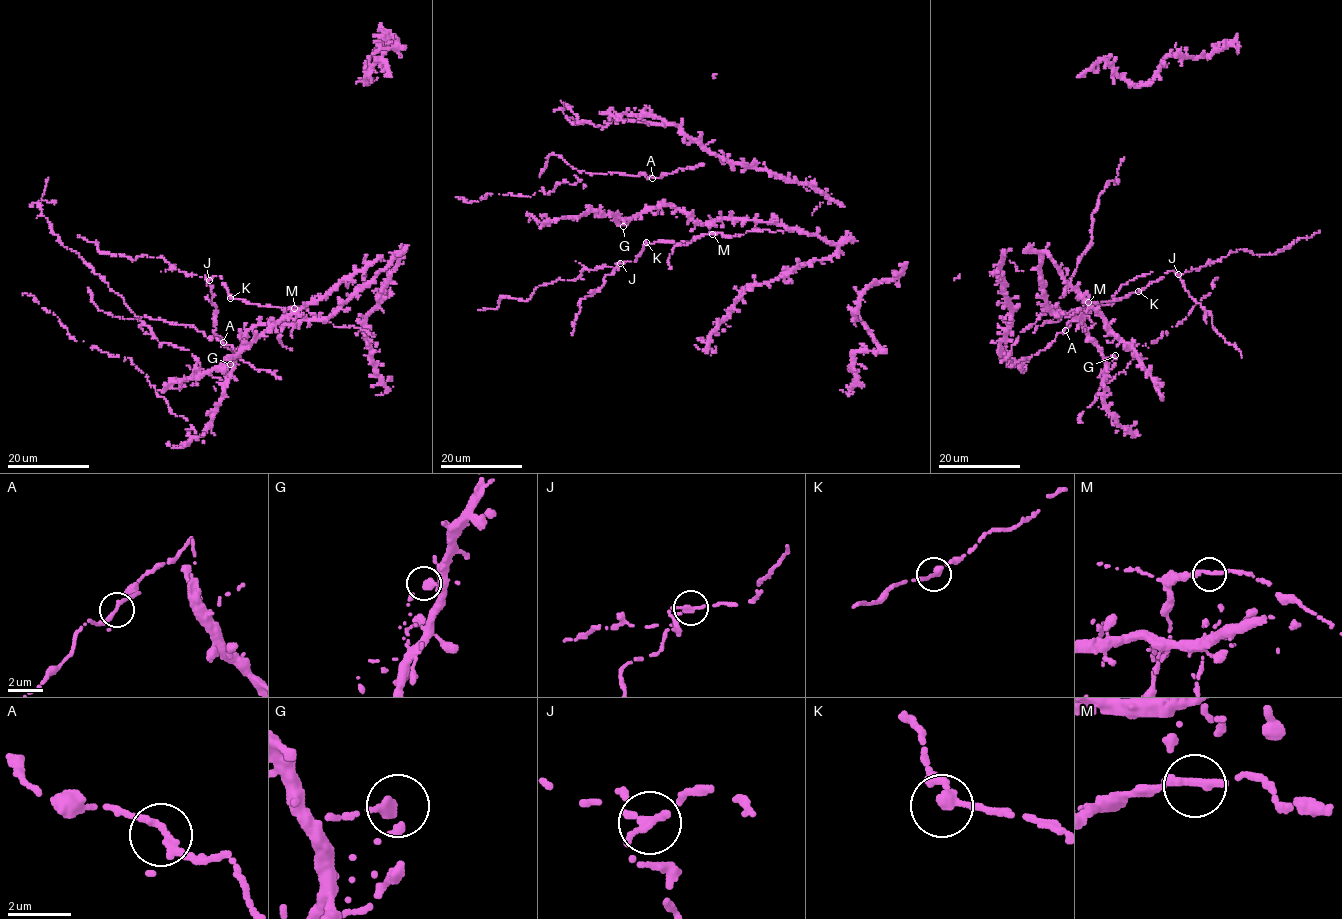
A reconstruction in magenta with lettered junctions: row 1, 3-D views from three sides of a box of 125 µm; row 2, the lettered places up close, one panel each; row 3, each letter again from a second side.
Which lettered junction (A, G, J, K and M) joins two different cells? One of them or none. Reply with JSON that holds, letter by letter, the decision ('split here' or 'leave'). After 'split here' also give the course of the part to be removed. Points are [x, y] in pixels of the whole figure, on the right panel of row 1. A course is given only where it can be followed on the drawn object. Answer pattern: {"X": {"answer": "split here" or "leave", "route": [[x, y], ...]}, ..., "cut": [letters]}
{"A": {"answer": "leave"}, "G": {"answer": "leave"}, "J": {"answer": "split here", "route": [[1178, 275], [1188, 295], [1210, 314], [1212, 327], [1240, 352], [1241, 357]]}, "K": {"answer": "leave"}, "M": {"answer": "leave"}, "cut": ["J"]}

